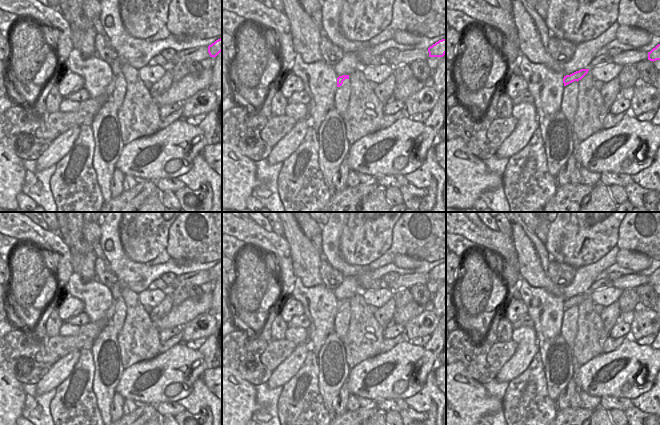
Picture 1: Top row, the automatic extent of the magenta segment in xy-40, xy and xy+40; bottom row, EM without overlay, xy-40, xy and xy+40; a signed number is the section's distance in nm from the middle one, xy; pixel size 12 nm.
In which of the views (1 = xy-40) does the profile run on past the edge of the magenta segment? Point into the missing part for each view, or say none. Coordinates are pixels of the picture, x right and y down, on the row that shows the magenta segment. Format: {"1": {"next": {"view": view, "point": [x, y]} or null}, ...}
{"1": {"next": null}}

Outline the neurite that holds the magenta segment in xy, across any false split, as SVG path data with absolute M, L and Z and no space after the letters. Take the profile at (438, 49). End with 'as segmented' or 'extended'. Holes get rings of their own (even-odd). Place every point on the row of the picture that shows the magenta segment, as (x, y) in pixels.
M446 39L439 40L428 48L429 57L443 57L446 54Z | as segmented

